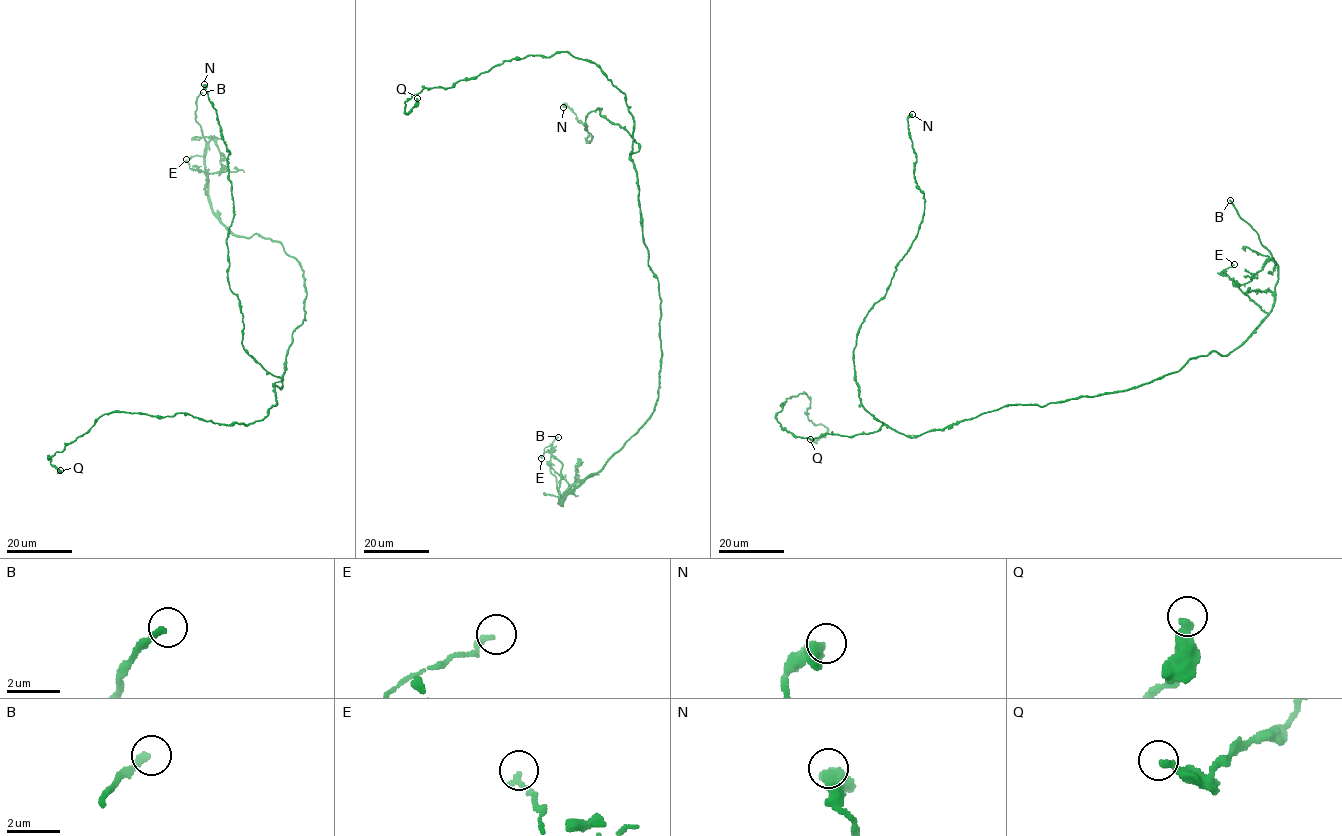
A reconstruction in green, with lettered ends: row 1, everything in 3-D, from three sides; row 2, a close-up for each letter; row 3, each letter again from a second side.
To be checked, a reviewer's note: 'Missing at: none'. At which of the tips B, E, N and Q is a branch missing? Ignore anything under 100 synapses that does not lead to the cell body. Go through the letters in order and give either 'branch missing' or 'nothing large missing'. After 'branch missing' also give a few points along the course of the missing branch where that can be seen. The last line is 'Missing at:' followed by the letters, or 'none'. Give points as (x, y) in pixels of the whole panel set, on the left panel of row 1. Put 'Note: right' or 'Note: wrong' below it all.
B: branch missing | (203, 92), (204, 85), (215, 74)
E: nothing large missing
N: nothing large missing
Q: nothing large missing
Missing at: B
Note: wrong

